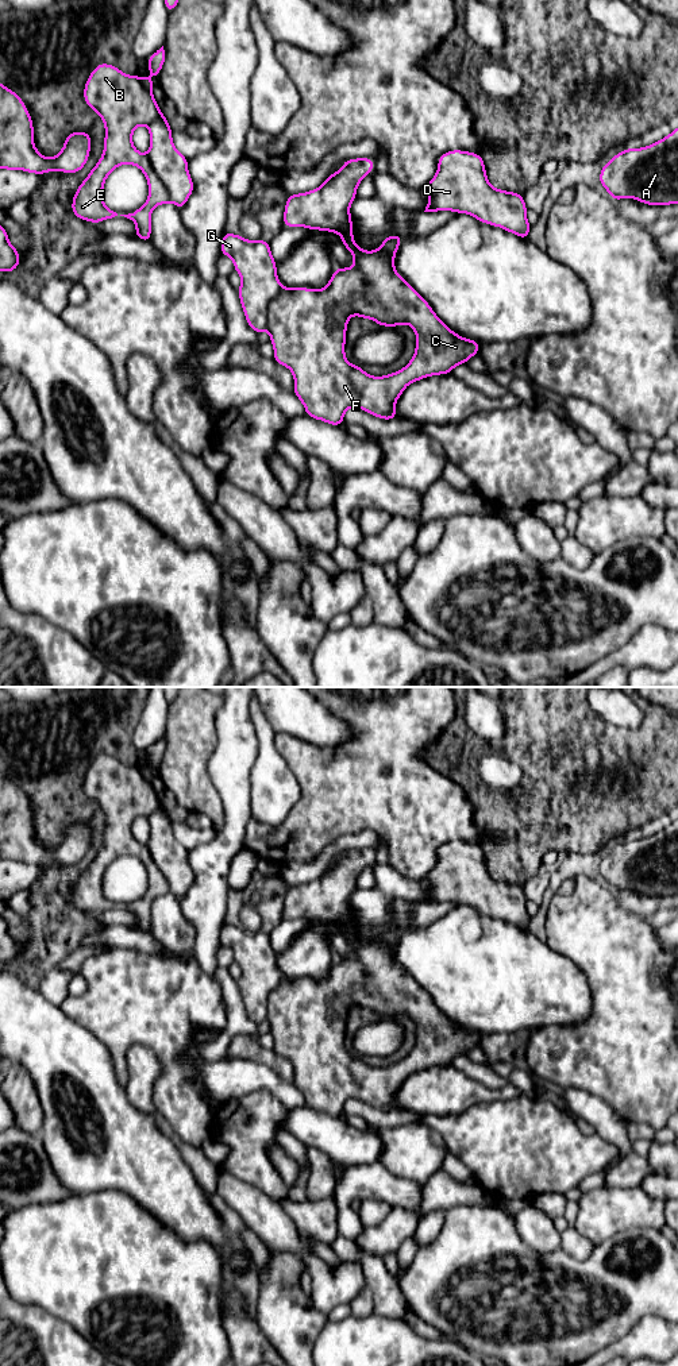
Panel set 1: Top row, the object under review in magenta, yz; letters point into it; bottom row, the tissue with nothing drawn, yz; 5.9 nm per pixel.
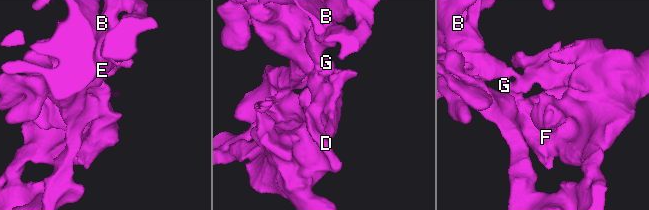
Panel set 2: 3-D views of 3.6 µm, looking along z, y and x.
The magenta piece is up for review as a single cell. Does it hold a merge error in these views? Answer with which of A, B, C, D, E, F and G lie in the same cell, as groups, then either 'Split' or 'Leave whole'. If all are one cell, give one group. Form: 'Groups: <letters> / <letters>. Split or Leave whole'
Groups: A B C D E F G. Leave whole

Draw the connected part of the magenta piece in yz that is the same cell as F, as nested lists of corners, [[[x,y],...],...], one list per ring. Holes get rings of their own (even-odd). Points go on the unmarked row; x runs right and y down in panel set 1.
[[[373,849],[344,850],[343,857],[316,880],[288,887],[284,918],[305,918],[342,927],[342,935],[351,944],[351,960],[336,958],[324,980],[285,979],[277,968],[277,953],[270,933],[251,933],[242,926],[224,923],[220,945],[230,948],[242,976],[236,980],[250,1020],[267,1022],[274,1039],[273,1050],[288,1058],[294,1069],[293,1084],[303,1093],[307,1107],[330,1116],[343,1116],[344,1103],[358,1099],[381,1111],[396,1111],[396,1093],[412,1073],[431,1066],[451,1065],[452,1060],[478,1046],[477,1031],[465,1030],[451,1022],[431,996],[396,962],[394,949],[402,933],[400,926],[388,926],[374,942],[357,937],[353,927],[351,894],[358,888],[361,872],[374,861]],[[353,1006],[371,1010],[381,1018],[408,1015],[416,1024],[415,1046],[409,1054],[392,1065],[373,1068],[361,1056],[350,1056],[346,1045],[347,1014]]]

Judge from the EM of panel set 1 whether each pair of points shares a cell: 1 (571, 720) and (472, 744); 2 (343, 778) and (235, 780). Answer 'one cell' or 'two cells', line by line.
1: one cell
2: two cells

